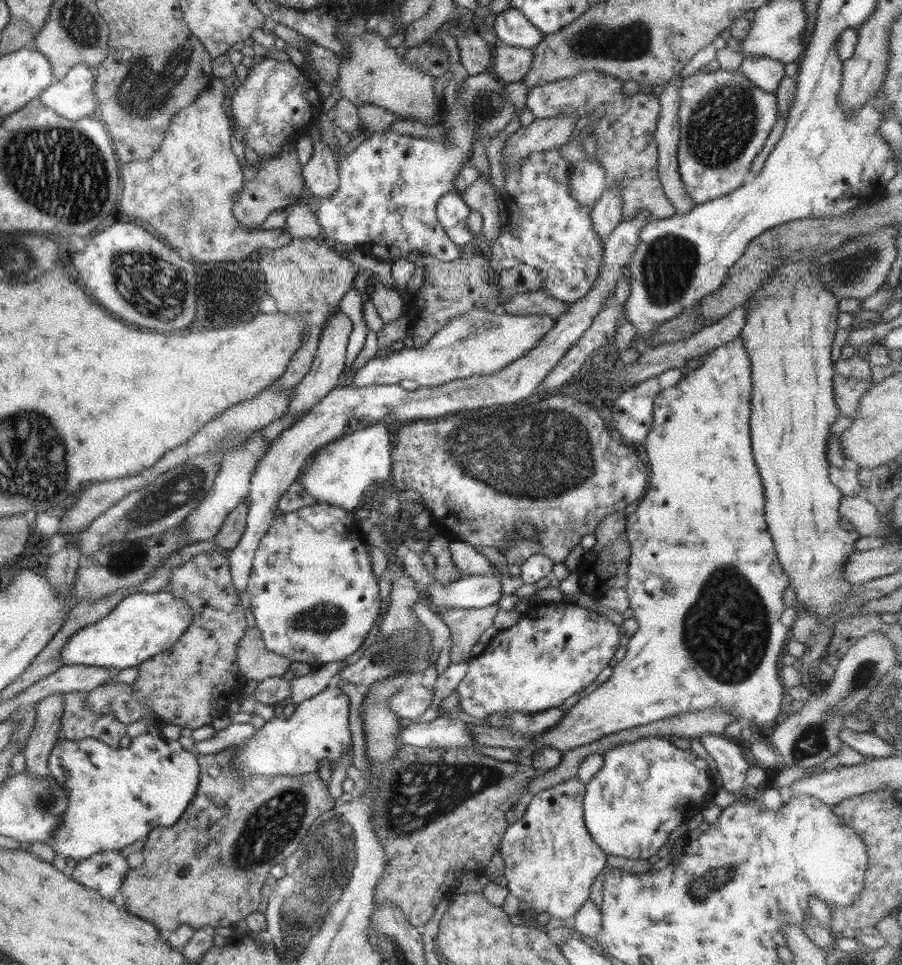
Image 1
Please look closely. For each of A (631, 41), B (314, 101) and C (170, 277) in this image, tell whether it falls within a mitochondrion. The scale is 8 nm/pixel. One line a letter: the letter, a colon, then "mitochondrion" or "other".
A: mitochondrion
B: other
C: mitochondrion

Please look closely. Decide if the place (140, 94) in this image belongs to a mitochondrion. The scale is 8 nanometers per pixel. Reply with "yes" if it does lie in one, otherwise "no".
yes

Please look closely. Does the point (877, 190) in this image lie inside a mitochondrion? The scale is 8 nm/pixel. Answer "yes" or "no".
no

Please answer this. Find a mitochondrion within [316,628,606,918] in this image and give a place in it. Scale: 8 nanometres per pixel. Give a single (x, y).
(420, 794)

